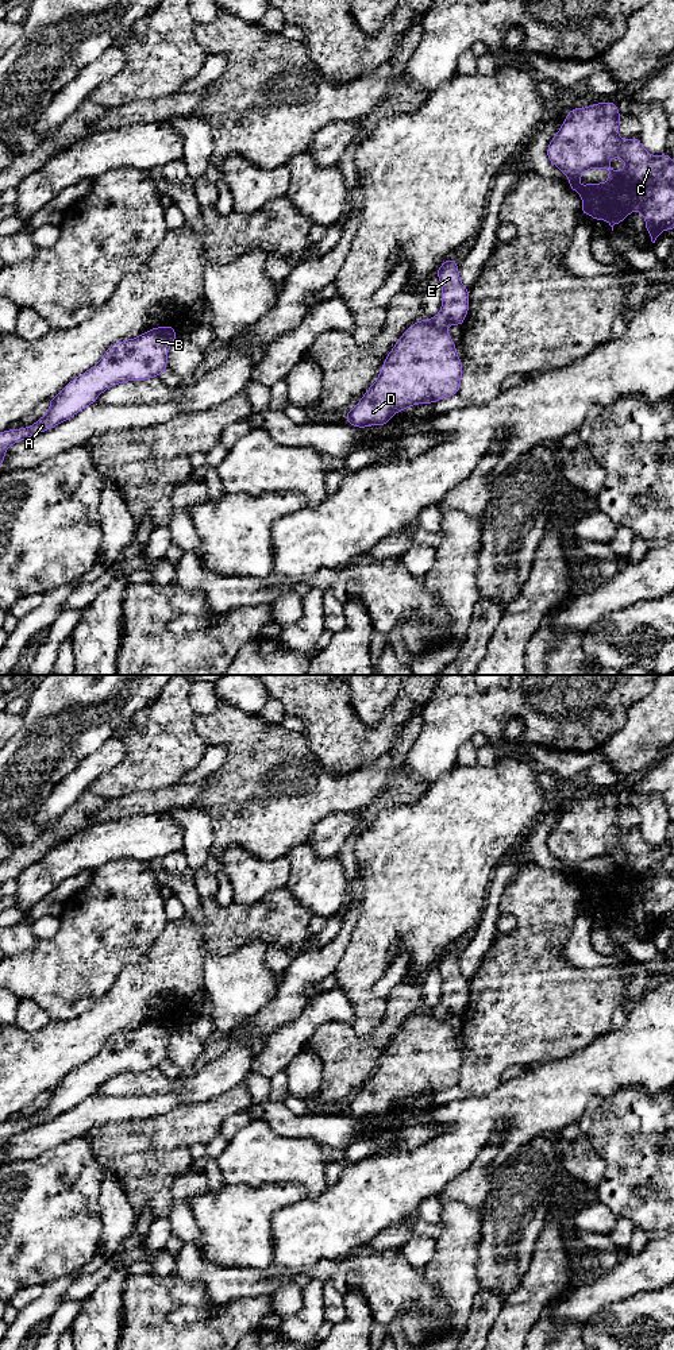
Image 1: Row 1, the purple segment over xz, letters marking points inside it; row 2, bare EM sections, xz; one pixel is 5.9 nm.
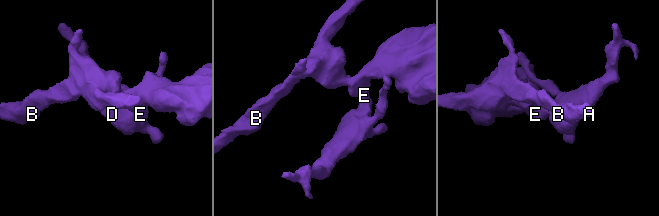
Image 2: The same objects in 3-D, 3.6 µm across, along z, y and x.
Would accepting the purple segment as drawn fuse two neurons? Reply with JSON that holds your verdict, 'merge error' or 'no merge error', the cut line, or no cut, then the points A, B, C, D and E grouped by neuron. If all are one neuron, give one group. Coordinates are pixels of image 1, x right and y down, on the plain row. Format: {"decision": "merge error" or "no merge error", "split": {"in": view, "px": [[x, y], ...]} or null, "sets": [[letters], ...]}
{"decision": "merge error", "split": {"in": "xz", "px": [[427, 1011], [436, 1019], [446, 1022]]}, "sets": [["A", "B", "C", "E"], ["D"]]}

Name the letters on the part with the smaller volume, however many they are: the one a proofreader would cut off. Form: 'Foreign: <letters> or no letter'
Foreign: D

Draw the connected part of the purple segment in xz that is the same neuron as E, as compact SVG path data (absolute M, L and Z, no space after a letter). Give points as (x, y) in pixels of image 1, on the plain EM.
M450 949L436 964L442 975L440 1003L428 1012L440 1022L447 1022L451 1015L462 1018L469 1003L469 980L461 973L458 954Z

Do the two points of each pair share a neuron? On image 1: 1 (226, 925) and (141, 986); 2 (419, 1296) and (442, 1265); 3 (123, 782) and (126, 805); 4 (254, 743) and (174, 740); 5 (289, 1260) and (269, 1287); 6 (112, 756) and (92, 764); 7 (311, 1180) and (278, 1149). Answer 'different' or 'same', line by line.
1: same
2: different
3: different
4: different
5: different
6: same
7: same

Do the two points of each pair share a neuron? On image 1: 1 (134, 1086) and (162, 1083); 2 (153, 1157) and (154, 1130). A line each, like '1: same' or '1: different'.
1: same
2: same

